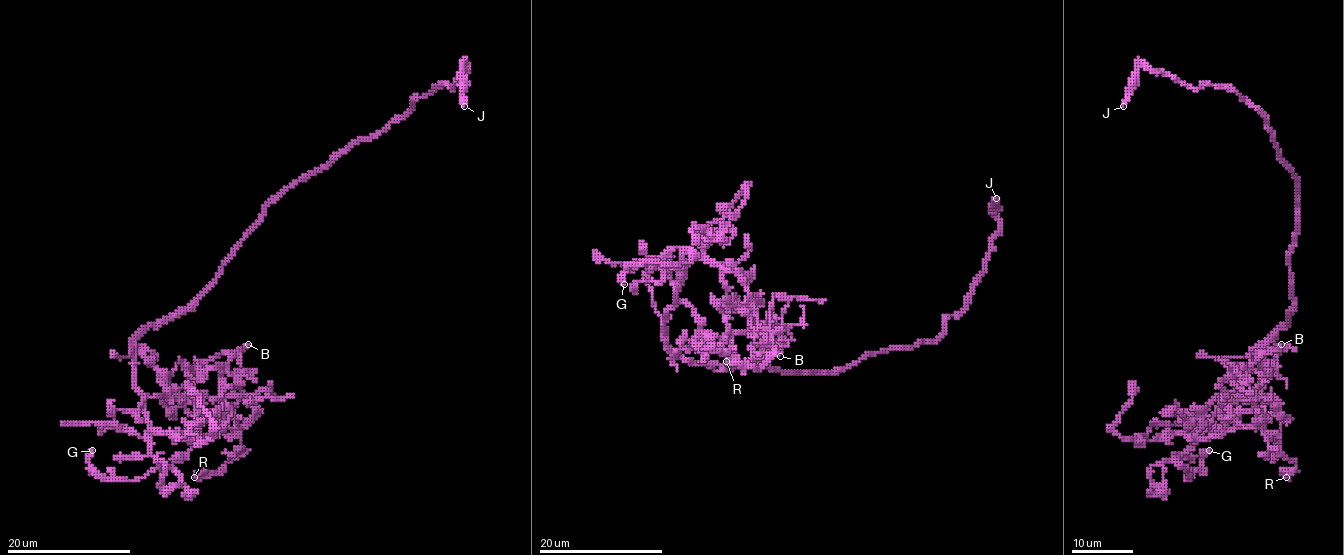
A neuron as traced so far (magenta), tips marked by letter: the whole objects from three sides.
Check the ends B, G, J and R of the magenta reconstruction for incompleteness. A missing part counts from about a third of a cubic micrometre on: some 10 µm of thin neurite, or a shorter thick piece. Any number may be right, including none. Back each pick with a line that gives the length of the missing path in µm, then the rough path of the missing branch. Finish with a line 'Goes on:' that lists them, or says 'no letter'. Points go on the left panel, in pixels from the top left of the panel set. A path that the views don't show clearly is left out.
J: about 70 µm are missing
Goes on: J

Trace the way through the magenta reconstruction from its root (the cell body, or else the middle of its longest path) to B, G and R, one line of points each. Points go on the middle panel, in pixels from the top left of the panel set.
B: (750, 364), (702, 365), (682, 358), (667, 342), (665, 314), (685, 302), (702, 330), (761, 333), (780, 356)
G: (750, 364), (702, 365), (668, 345), (665, 314), (689, 251), (689, 263), (631, 265), (624, 284)
R: (750, 364), (702, 365), (668, 345), (665, 314), (695, 259), (735, 271), (772, 335), (758, 370), (726, 361)

